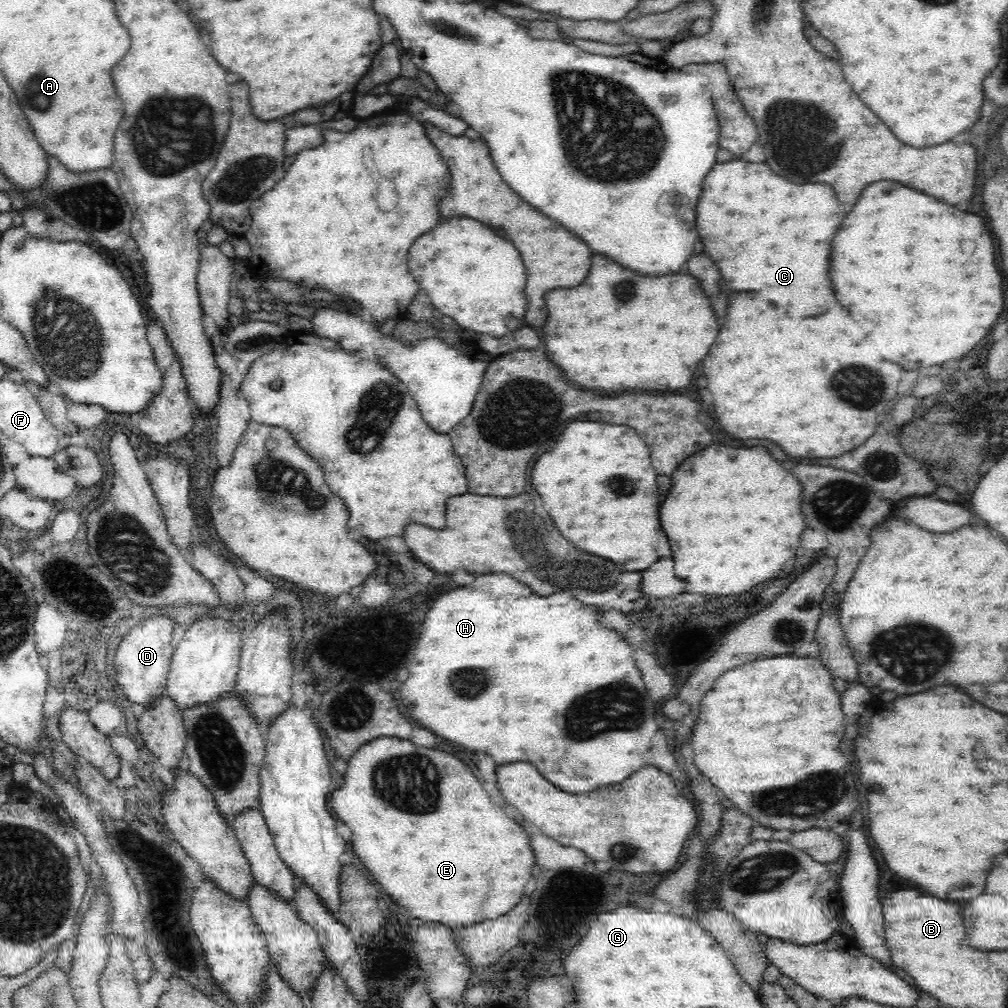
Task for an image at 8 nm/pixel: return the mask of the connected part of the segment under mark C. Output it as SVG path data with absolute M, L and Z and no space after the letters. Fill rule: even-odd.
M732 160L732 162L726 162L726 164L716 164L706 182L704 182L704 188L702 188L702 196L700 196L700 202L698 202L698 232L704 242L704 250L706 254L718 264L720 268L720 274L724 276L726 284L730 290L736 290L736 292L764 292L768 290L768 298L772 298L772 302L778 306L778 308L784 308L788 314L792 316L818 316L818 314L824 314L824 310L828 308L828 296L832 296L832 282L830 282L830 276L828 276L828 266L830 266L830 244L832 244L832 238L834 234L840 230L840 224L844 220L844 216L848 214L846 208L842 208L842 204L836 200L836 194L834 190L828 186L828 184L794 184L794 182L788 182L784 178L780 178L778 174L774 174L766 164L750 164L750 162L744 162L744 160Z

